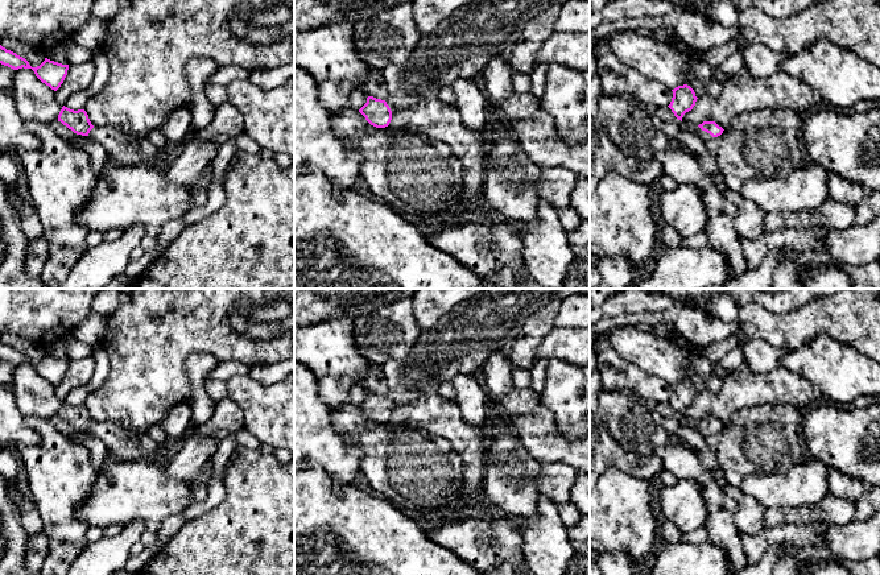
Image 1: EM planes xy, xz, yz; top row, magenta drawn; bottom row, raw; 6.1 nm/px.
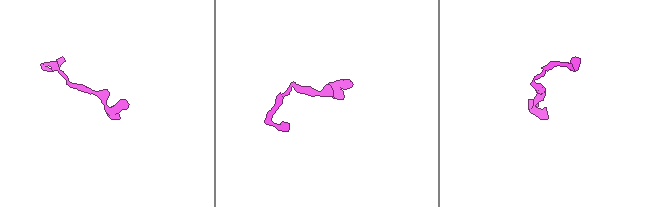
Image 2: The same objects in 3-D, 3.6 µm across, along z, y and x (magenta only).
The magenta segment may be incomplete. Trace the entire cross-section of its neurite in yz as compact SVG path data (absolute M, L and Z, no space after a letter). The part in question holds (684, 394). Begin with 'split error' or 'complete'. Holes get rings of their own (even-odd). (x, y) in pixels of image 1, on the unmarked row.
split error | M687 380L678 381L672 386L673 393L668 402L672 405L677 415L674 418L665 419L664 427L668 433L669 442L683 443L677 433L679 427L686 426L682 418L682 413L686 408L693 405L698 393L695 392L694 385Z

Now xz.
split error | M486 289L475 298L455 306L430 331L421 334L402 361L384 364L388 394L368 392L359 408L371 421L388 422L394 405L429 394L439 382L453 382L459 375L472 376L492 353L500 352L508 342L516 339L530 314L551 299L561 301L571 294L590 295L590 289Z

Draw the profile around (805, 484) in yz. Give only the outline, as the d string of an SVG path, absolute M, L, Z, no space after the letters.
M817 458L793 466L786 473L753 473L739 488L765 509L798 509L817 505L827 493L829 467Z

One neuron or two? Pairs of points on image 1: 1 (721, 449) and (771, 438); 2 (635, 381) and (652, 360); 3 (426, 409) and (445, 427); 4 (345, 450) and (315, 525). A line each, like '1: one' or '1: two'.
1: one
2: two
3: one
4: two

